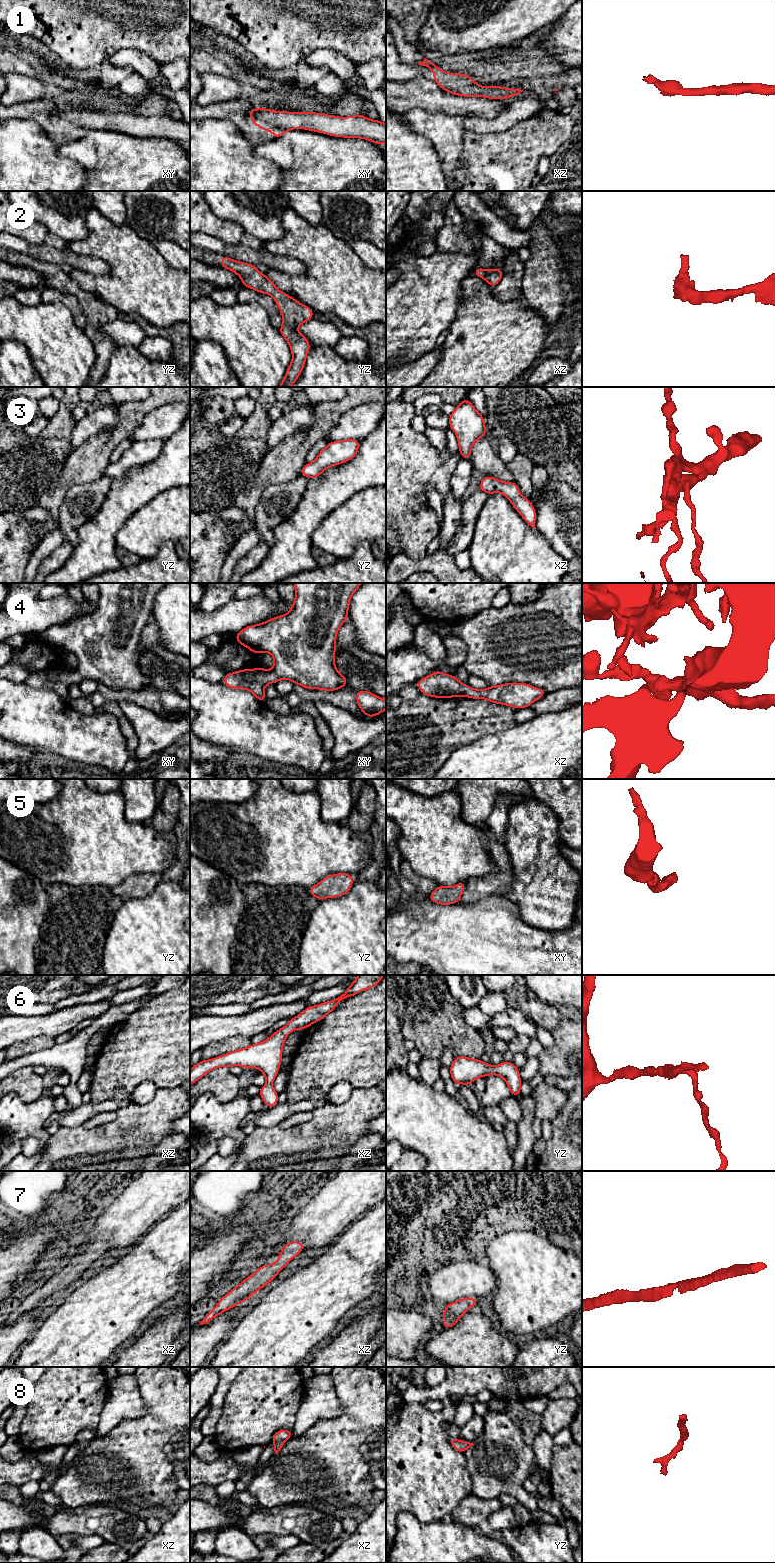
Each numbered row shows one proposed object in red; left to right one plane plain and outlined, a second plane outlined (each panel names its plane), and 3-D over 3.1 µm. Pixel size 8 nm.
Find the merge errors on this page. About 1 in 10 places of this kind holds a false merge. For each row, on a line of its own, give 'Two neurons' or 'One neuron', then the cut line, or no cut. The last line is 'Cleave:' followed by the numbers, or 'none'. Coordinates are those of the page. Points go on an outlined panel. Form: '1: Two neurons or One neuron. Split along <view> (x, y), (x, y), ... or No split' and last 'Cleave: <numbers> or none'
1: One neuron. No split
2: One neuron. No split
3: One neuron. No split
4: One neuron. No split
5: One neuron. No split
6: One neuron. No split
7: One neuron. No split
8: One neuron. No split
Cleave: none

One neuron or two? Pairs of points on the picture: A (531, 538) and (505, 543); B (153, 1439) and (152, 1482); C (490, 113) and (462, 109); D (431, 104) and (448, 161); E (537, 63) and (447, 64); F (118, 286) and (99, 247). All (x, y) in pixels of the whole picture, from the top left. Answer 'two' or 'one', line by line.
A: one
B: one
C: one
D: two
E: one
F: one

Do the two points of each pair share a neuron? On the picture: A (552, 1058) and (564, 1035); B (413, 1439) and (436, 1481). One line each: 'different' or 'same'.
A: same
B: same

